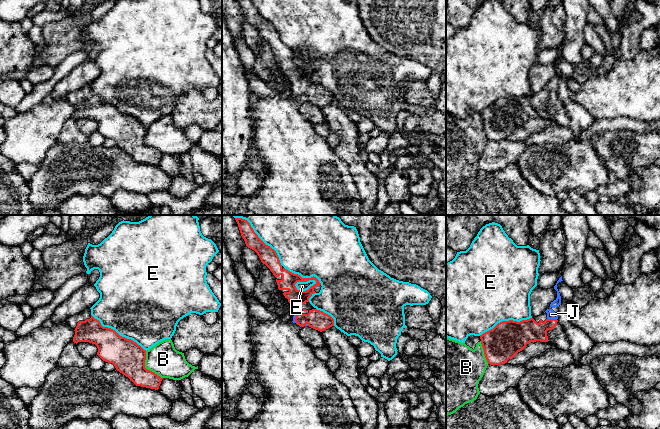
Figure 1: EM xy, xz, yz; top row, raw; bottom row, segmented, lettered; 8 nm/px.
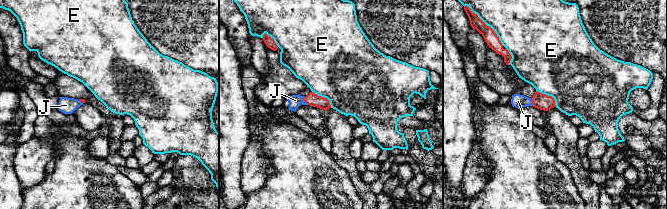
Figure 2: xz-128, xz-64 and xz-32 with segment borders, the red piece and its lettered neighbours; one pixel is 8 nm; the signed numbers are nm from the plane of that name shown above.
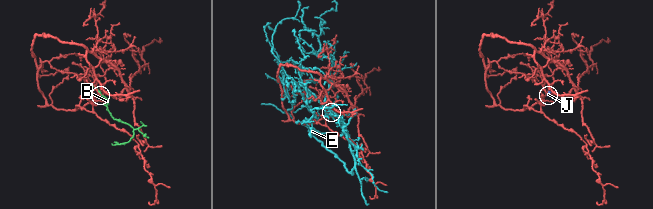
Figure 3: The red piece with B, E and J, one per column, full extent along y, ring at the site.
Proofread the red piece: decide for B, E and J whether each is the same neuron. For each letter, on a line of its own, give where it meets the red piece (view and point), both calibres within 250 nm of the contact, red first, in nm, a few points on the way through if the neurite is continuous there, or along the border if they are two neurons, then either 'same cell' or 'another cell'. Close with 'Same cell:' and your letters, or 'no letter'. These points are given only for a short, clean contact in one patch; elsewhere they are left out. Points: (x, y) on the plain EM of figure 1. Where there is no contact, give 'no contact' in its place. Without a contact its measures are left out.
B: contact xy (145, 144); calibres 260 and 260 nm; another cell
E: contact xz (303, 54); calibres 120 and 80 nm; another cell
J: contact yz (552, 95); calibres 190 and 70 nm; way yz (526, 107), (538, 107), (552, 95), (551, 90); same cell
Same cell: J

